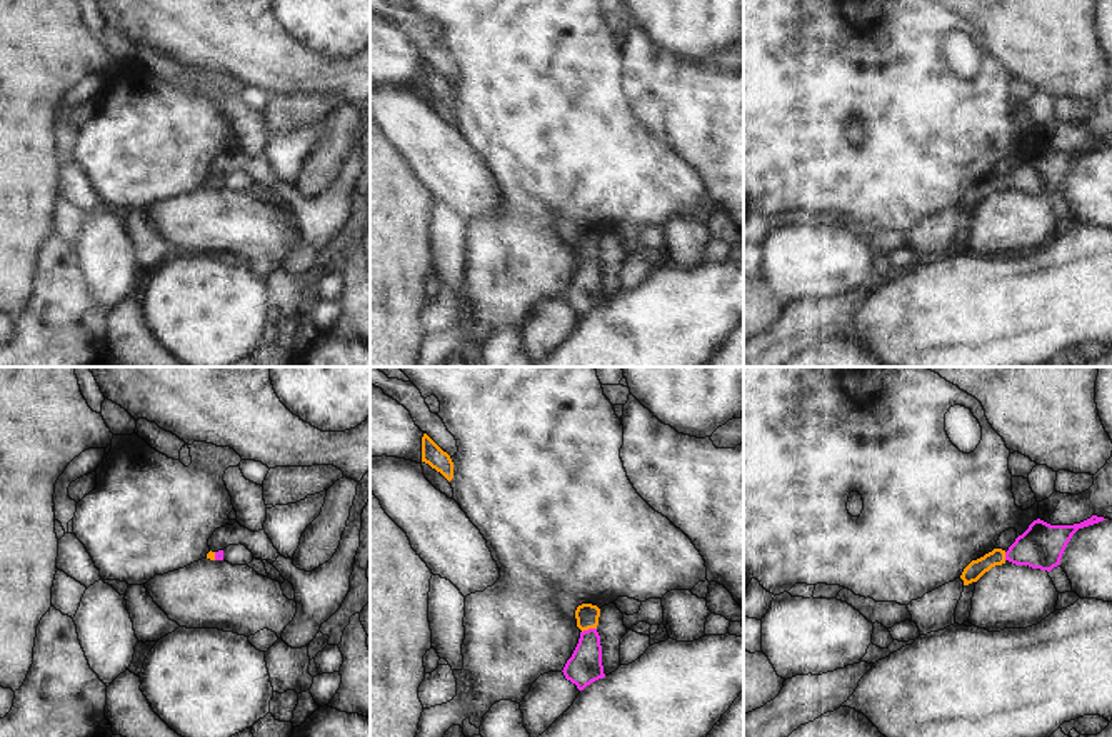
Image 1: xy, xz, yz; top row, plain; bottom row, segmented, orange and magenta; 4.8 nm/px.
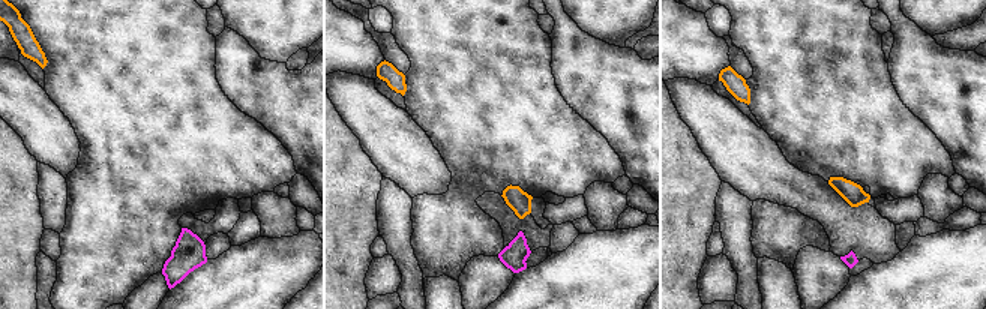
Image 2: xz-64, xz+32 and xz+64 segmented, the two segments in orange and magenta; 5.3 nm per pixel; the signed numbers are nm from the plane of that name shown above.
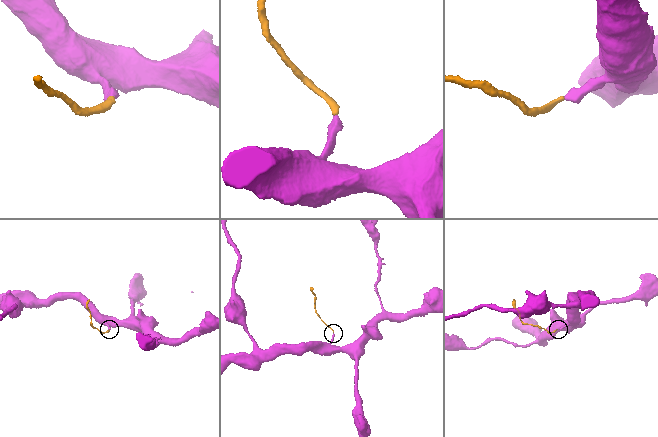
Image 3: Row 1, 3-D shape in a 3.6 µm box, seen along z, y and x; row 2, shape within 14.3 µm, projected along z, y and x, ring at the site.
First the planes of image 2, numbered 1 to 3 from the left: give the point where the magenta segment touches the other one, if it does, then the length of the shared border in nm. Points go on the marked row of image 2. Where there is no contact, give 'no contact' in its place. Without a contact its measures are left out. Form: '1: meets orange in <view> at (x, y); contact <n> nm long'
1: no contact
2: no contact
3: no contact

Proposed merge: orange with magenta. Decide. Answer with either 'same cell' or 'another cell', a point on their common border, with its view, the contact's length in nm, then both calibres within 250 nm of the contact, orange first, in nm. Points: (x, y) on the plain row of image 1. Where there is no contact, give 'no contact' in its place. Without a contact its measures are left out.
same cell | xz (589, 254) | 80 nm | 110/160 nm

